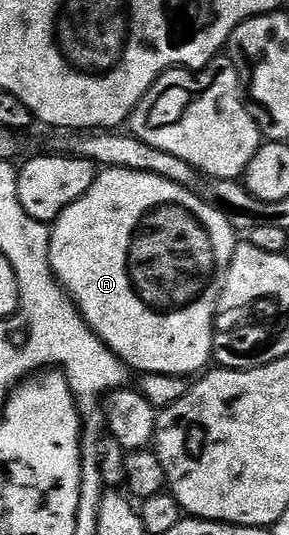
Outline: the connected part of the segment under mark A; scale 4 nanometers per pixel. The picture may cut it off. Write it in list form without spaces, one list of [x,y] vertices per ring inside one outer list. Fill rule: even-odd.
[[[100,169],[95,175],[95,182],[50,227],[51,247],[49,260],[51,271],[60,286],[71,296],[72,302],[87,322],[87,326],[106,344],[115,355],[122,360],[132,371],[139,370],[145,374],[177,374],[180,376],[198,375],[208,369],[213,358],[213,336],[215,335],[215,309],[223,291],[223,281],[227,278],[227,270],[233,260],[233,252],[237,245],[237,232],[221,216],[221,212],[209,208],[198,193],[192,192],[177,183],[162,179],[161,176],[147,174],[145,171],[108,170]]]

